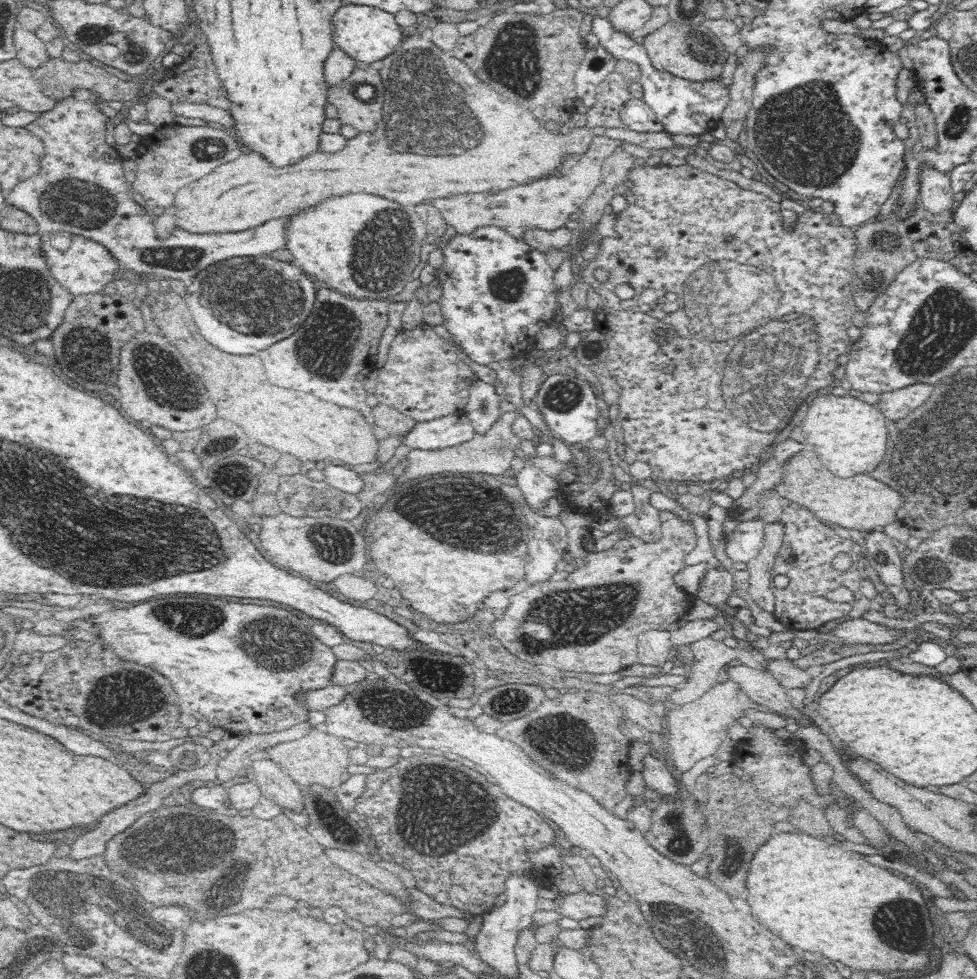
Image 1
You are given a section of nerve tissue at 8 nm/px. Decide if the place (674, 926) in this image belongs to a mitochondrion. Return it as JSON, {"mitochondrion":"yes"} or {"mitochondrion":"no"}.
{"mitochondrion":"yes"}

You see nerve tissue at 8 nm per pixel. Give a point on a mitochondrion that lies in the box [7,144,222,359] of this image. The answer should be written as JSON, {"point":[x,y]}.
{"point":[78,204]}

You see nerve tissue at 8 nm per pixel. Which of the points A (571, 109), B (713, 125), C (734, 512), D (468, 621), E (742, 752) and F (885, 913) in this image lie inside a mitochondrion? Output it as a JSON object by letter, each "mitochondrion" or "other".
{"A":"other","B":"other","C":"other","D":"other","E":"other","F":"mitochondrion"}

